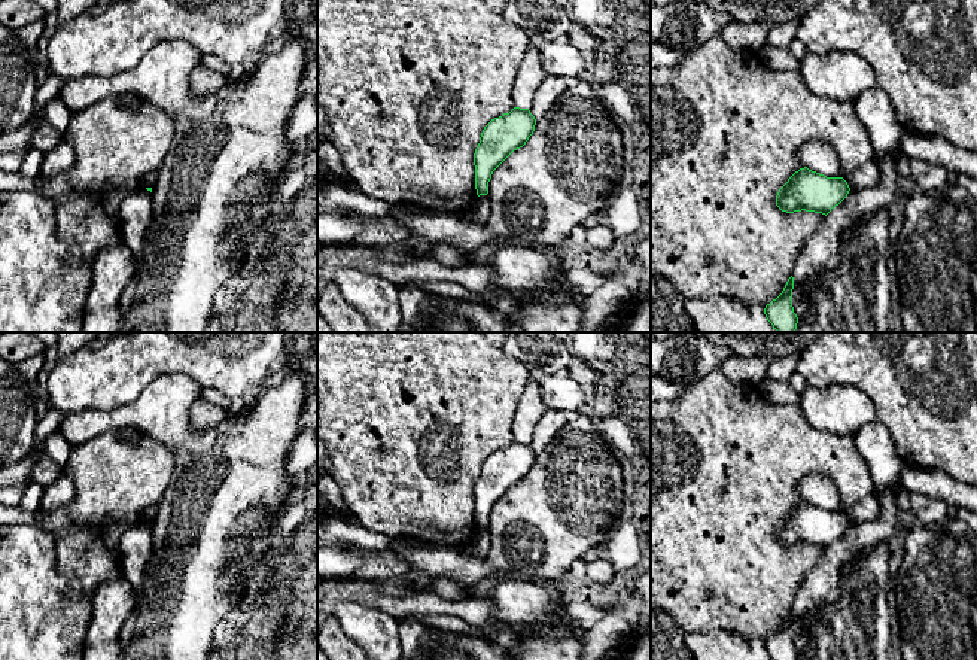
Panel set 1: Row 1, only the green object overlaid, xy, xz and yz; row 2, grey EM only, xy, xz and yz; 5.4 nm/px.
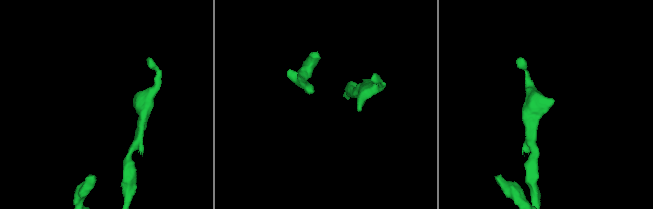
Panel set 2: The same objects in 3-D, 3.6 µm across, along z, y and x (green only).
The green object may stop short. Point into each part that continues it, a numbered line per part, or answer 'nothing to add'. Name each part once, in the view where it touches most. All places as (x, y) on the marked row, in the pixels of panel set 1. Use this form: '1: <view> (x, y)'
nothing to add

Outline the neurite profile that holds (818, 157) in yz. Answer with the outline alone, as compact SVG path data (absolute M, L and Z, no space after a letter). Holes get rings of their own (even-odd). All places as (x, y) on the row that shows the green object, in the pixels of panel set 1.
M819 140L800 146L797 156L812 171L827 177L841 177L841 168L834 149Z

